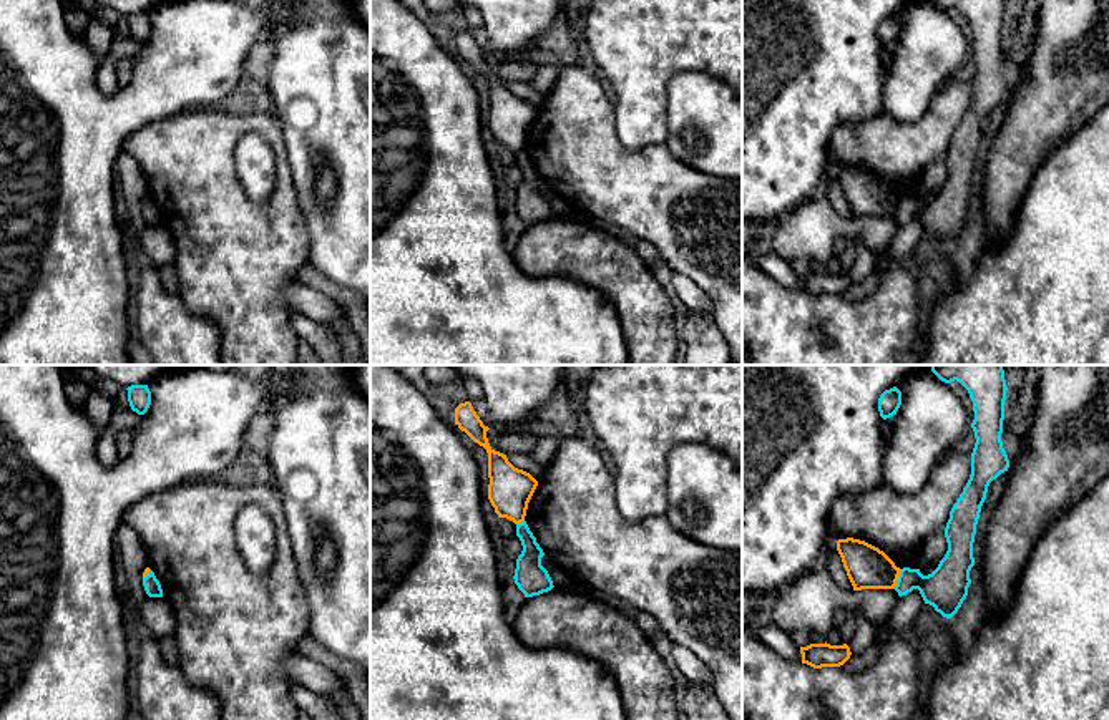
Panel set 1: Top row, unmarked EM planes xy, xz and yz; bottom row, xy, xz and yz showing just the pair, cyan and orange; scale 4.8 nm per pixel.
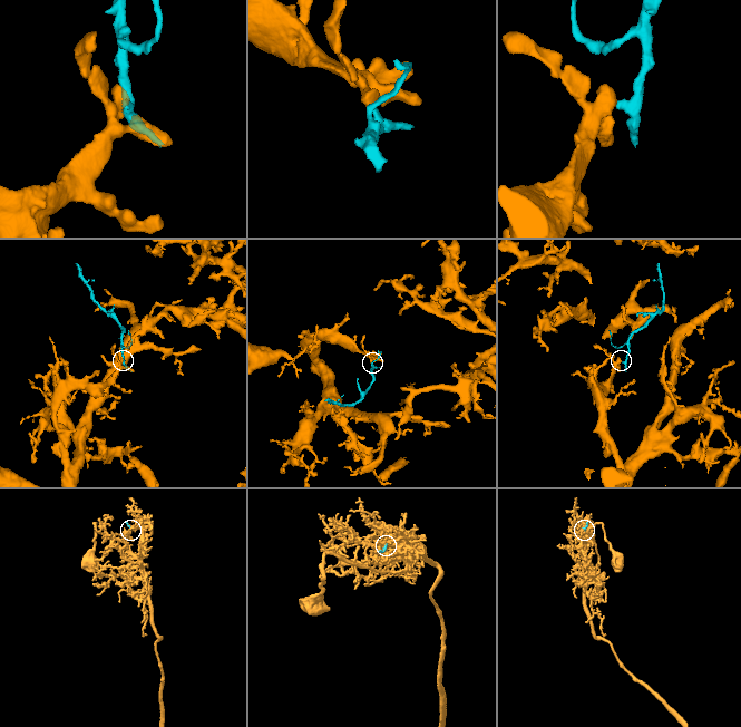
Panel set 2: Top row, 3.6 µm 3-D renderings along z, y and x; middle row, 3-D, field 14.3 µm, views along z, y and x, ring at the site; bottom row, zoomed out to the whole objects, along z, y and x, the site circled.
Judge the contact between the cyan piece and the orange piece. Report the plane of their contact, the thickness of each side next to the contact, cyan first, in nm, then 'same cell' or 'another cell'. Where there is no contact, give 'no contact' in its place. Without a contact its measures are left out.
yz | 200/200 nm | another cell

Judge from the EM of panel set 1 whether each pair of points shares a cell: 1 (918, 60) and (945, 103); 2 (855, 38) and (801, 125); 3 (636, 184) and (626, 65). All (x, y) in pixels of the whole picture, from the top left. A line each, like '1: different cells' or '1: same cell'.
1: different cells
2: same cell
3: different cells

